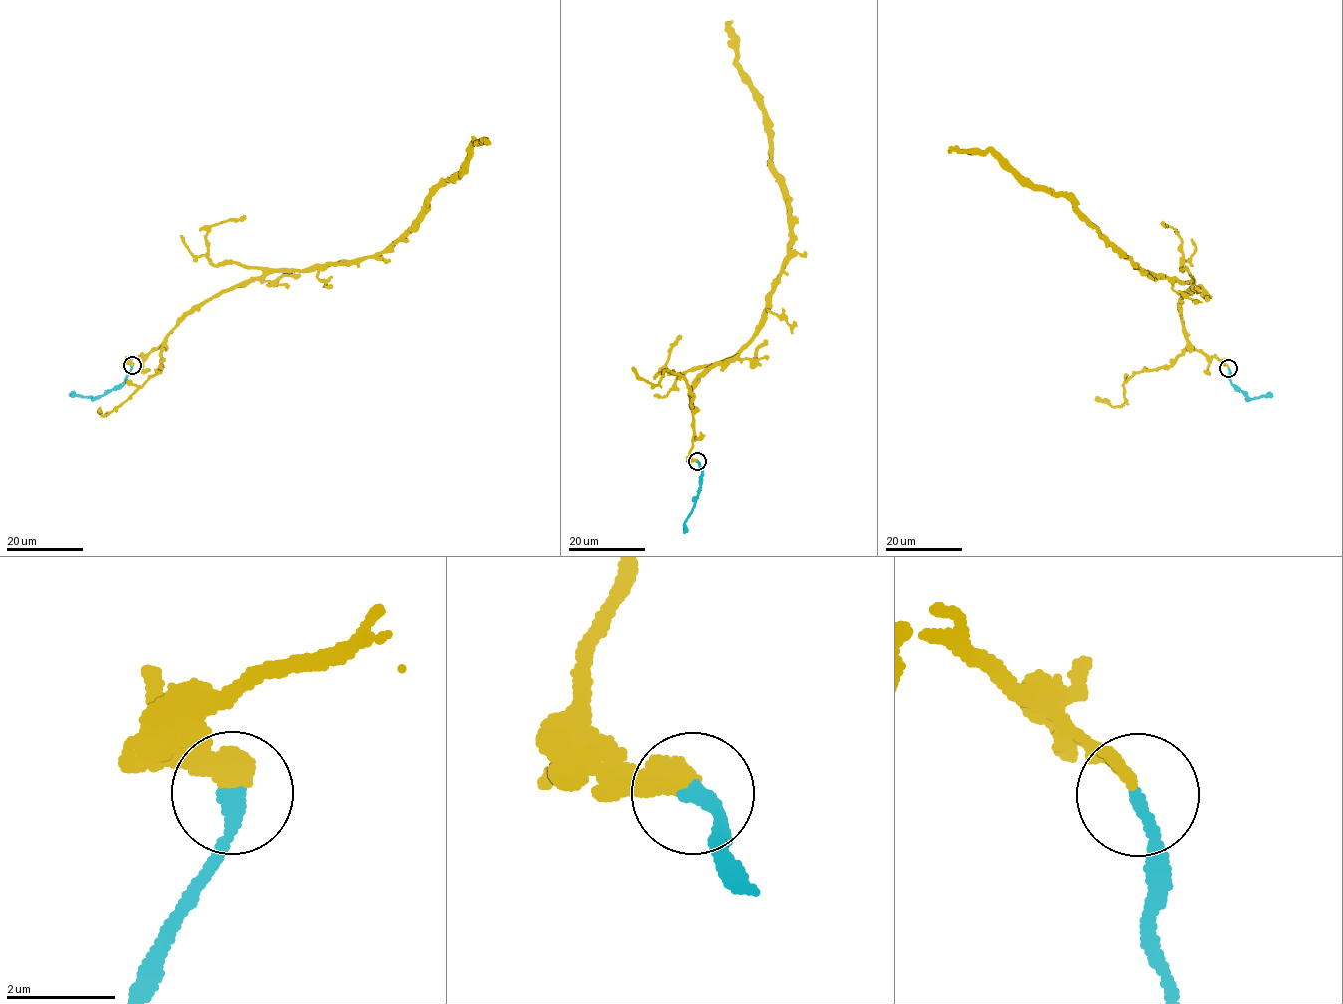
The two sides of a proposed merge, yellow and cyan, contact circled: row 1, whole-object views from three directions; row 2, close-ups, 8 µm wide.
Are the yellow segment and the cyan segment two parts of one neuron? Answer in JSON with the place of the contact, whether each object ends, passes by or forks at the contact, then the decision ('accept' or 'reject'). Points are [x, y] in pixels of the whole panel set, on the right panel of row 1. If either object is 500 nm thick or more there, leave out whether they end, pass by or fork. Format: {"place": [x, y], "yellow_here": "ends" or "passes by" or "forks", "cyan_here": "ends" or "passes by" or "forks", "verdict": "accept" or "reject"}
{"place": [1228, 368], "yellow_here": "ends", "cyan_here": "ends", "verdict": "accept"}

